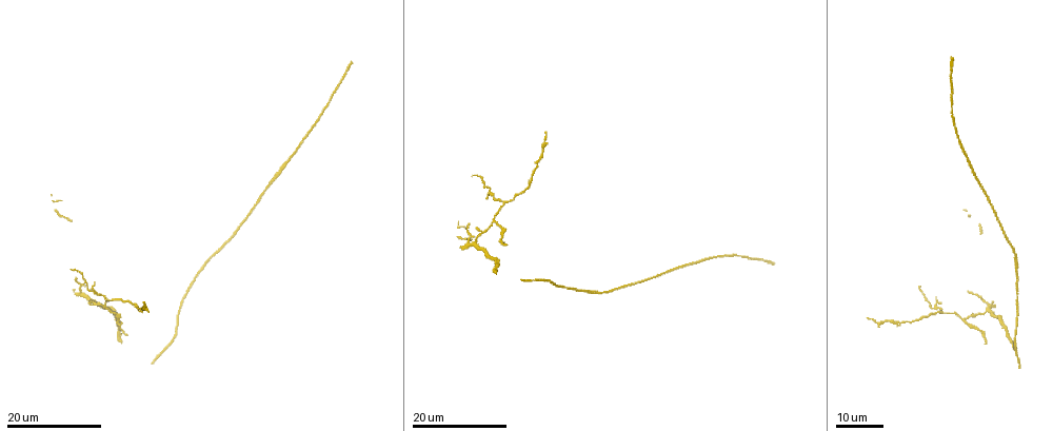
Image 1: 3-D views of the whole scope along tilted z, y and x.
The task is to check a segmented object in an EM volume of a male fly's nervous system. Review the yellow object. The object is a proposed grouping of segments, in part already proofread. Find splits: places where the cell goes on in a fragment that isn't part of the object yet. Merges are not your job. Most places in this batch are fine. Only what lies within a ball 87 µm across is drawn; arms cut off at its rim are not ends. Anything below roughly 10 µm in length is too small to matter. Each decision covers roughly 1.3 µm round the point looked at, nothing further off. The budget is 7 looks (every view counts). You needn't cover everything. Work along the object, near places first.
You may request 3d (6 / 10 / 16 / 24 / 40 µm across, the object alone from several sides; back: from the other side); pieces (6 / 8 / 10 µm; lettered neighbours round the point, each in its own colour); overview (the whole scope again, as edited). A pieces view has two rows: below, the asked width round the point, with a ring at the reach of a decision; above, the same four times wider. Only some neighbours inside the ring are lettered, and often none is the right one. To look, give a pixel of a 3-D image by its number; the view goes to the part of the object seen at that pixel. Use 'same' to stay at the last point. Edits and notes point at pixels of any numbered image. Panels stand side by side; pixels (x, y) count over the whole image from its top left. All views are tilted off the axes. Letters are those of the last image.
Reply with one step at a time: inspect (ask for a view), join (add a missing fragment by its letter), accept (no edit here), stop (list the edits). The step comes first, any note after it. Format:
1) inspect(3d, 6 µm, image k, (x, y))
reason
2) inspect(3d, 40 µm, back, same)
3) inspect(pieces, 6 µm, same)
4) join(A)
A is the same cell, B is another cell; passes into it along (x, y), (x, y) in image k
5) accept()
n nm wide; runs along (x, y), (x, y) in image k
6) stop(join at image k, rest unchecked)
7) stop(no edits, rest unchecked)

inspect(3d, 16 µm, image 1, (143, 302))
long arm stops here

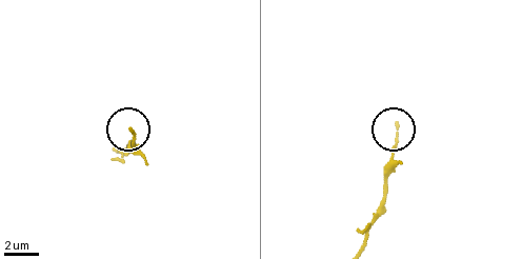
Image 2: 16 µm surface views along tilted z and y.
inspect(pieces, 6 µm, image 2, (395, 125))

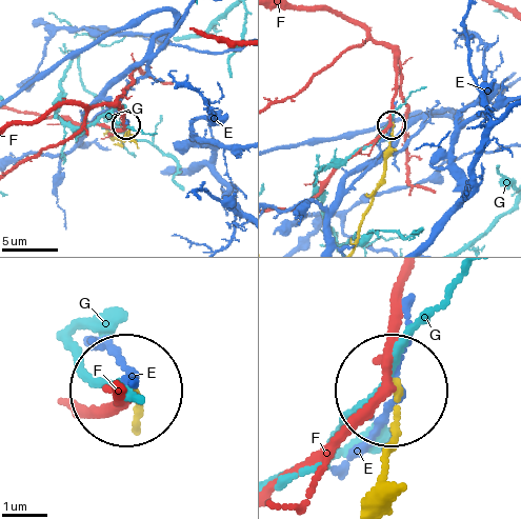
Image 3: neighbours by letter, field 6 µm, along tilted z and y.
accept()
E, F and G are other cells; runs along (372, 498), (398, 420), (392, 391) in image 3; no lettered fragment goes on from it

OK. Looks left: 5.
inspect(3d, 24 µm, image 1, (93, 283))
thin end

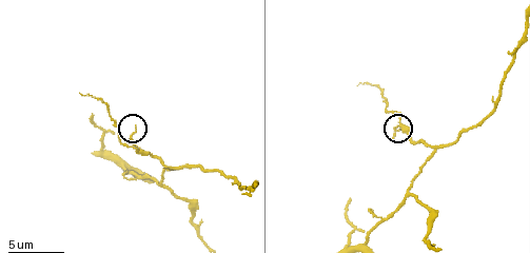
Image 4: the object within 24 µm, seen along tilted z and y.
inspect(pieces, 6 µm, image 4, (136, 124))

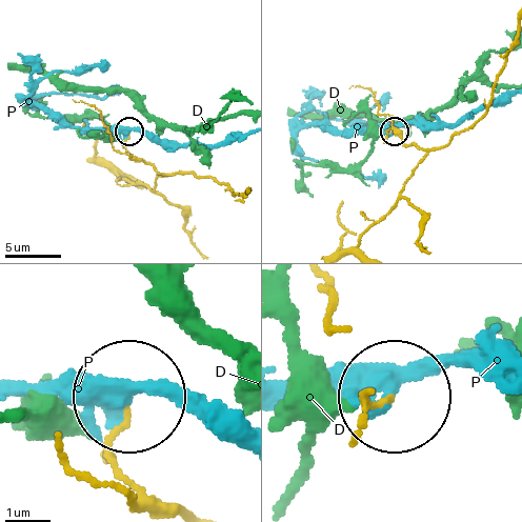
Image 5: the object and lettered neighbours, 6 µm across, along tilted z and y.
accept()
D and P are other cells; runs along (167, 509), (115, 463), (111, 440), (129, 399) in image 5; none of them fits

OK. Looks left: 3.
inspect(pieces, 6 µm, image 4, (82, 93))
tapers out

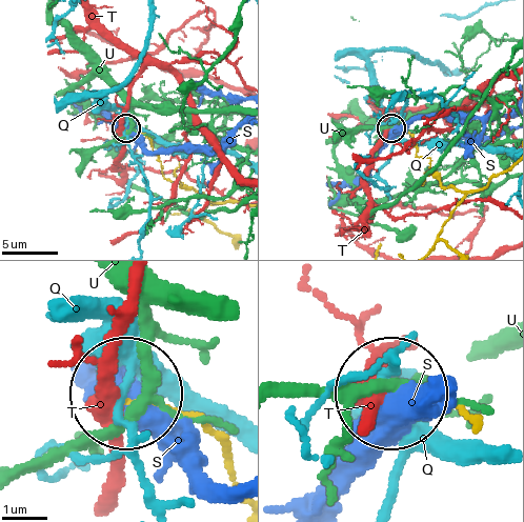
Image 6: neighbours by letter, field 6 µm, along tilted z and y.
accept()
Q, S, T and U are other cells; runs along (436, 240), (461, 194), (417, 156), (407, 134), (390, 128) in image 6; none of them fits

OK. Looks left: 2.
stop(no edits, rest unchecked)

